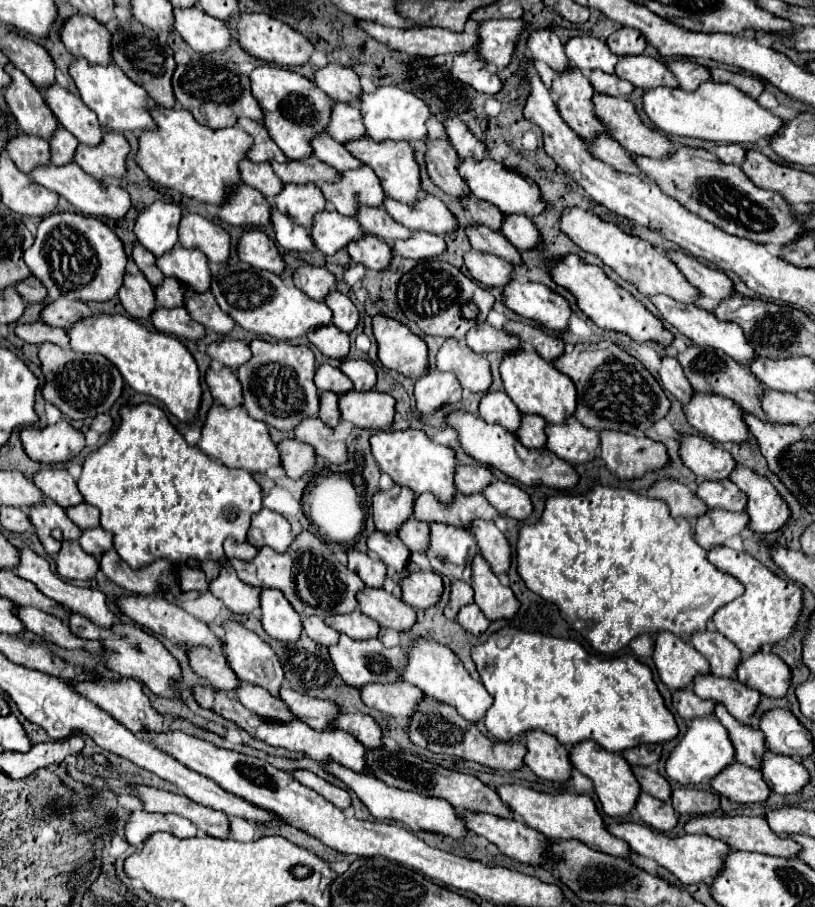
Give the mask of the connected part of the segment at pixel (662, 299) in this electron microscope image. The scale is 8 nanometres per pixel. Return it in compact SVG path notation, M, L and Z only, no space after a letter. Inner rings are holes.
M656 294L650 298L650 302L660 310L662 318L666 322L670 322L678 332L682 332L686 338L690 338L694 344L700 344L700 346L710 346L710 348L716 348L716 350L722 350L726 352L730 358L734 358L736 362L740 362L742 366L750 366L750 362L754 360L754 350L752 346L748 344L748 340L744 338L742 334L742 328L738 324L732 324L732 322L720 322L716 320L716 316L712 312L706 312L694 304L682 304L682 302L676 302L674 298L670 296L664 296L664 294Z

